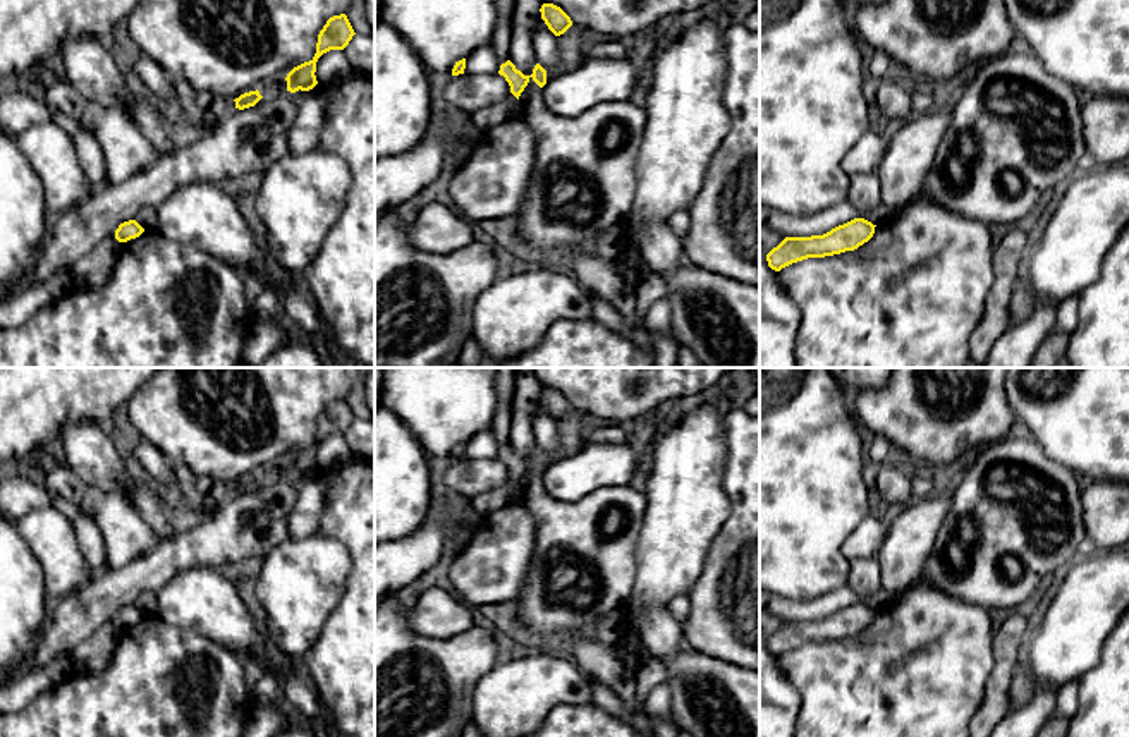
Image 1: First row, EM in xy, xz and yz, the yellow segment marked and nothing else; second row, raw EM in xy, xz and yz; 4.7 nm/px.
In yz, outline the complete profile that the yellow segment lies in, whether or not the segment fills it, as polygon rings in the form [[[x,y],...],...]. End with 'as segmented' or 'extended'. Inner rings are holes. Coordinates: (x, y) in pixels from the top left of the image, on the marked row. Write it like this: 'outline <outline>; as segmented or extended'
outline [[[854,218],[823,235],[785,237],[766,254],[768,266],[780,271],[808,258],[825,258],[854,251],[873,237],[875,227],[876,225],[864,218]]]; as segmented

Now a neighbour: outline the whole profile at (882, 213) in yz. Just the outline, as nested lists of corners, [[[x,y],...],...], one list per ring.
[[[883,203],[875,211],[854,211],[854,218],[864,218],[871,222],[873,225],[890,222],[894,218],[899,218],[906,206],[900,208],[888,208]]]

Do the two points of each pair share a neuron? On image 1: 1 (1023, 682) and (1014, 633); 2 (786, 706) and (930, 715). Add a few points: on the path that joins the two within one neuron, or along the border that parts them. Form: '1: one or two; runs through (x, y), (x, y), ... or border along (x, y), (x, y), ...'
1: two; border along (1021, 655), (1011, 679), (1009, 698)
2: two; border along (781, 670), (799, 698), (798, 718)

